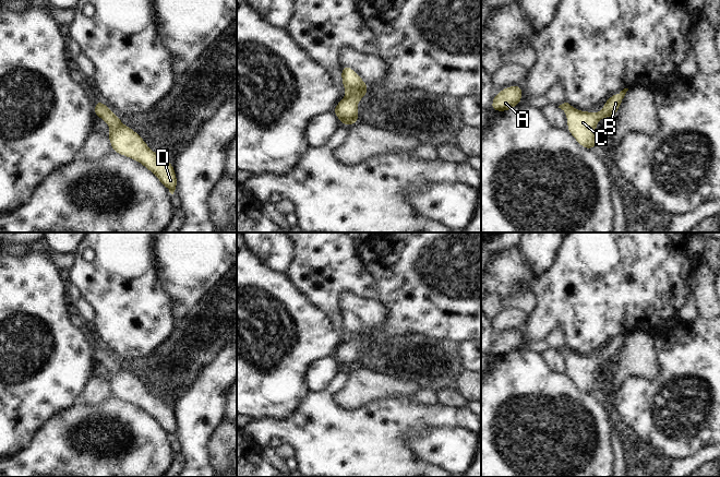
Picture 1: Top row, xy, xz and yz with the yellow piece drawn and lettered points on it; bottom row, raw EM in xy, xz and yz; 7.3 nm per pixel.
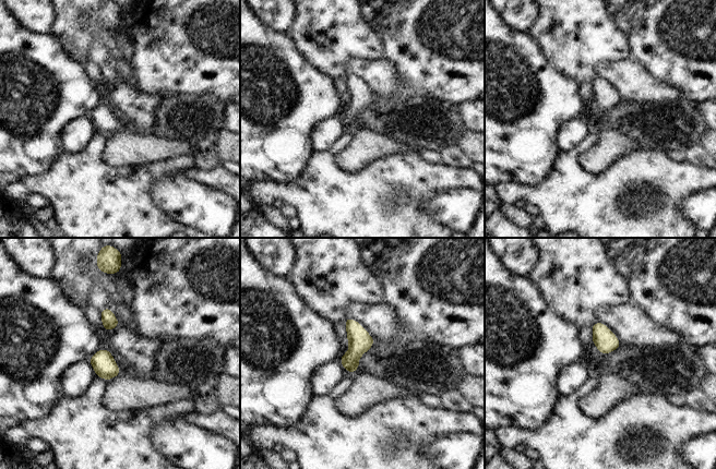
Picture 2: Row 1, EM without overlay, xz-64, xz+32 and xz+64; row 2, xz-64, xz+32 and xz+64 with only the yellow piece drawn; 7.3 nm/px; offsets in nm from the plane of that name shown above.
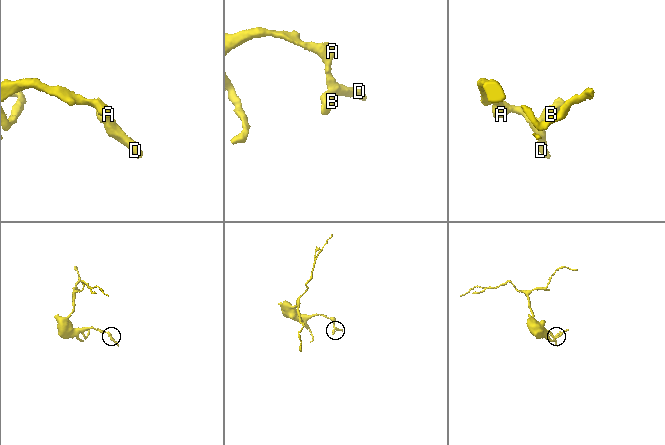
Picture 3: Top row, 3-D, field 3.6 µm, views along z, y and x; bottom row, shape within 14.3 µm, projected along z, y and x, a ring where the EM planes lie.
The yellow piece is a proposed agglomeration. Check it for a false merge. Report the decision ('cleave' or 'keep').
keep

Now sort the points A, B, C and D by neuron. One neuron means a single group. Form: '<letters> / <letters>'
A B C D

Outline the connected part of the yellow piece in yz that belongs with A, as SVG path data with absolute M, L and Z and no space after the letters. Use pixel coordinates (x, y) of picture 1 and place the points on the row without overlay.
M521 330L507 331L494 339L491 355L508 356L521 346L523 333Z

